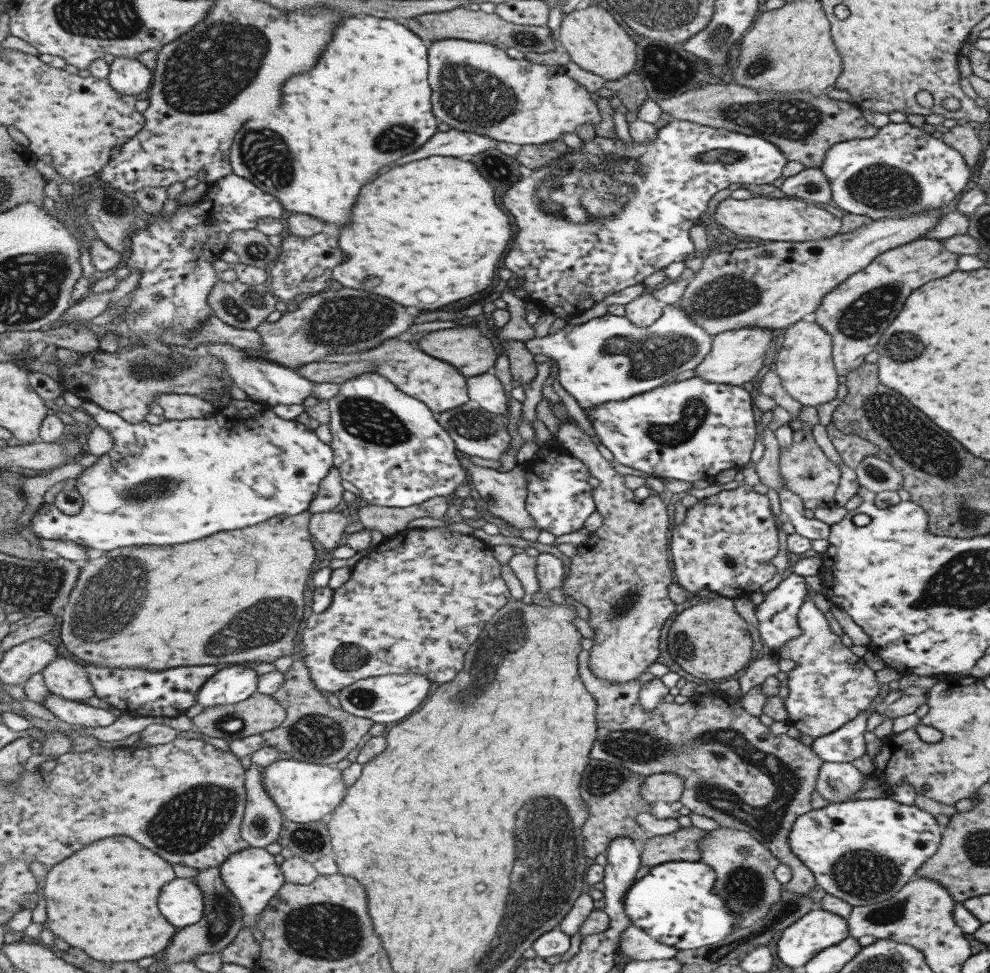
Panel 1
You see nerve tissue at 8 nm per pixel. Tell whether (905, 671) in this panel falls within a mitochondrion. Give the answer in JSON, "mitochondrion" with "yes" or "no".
{"mitochondrion":"no"}

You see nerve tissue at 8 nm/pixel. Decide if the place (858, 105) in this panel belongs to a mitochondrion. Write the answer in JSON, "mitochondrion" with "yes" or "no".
{"mitochondrion":"no"}

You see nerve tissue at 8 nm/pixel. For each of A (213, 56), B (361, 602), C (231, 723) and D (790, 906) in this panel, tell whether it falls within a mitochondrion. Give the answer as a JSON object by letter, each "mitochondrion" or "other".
{"A":"mitochondrion","B":"other","C":"mitochondrion","D":"mitochondrion"}

